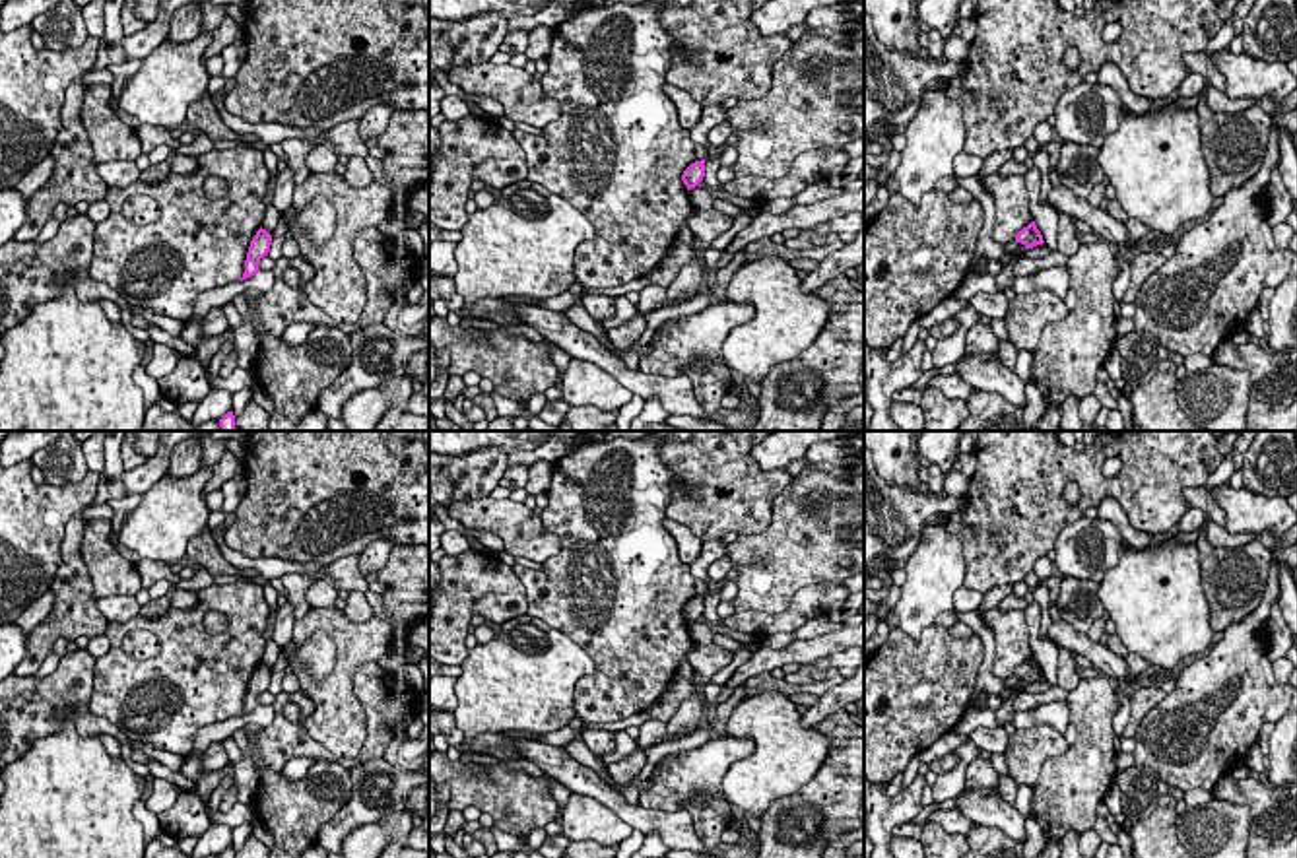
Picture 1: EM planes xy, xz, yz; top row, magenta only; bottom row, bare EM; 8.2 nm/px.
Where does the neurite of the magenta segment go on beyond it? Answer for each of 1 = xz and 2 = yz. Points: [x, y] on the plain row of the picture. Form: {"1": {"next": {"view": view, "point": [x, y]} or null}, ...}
{"1": {"next": null}, "2": {"next": null}}

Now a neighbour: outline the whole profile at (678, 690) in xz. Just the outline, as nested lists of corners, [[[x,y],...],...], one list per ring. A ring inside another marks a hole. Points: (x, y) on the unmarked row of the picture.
[[[676,674],[670,679],[670,683],[668,683],[666,691],[662,693],[662,697],[650,709],[647,709],[647,712],[650,714],[650,718],[668,724],[668,720],[676,714],[676,710],[680,709],[680,705],[687,697],[691,697],[693,691],[695,691],[695,685],[689,683],[680,674]]]

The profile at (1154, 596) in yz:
[[[1175,534],[1146,549],[1120,545],[1118,563],[1099,582],[1099,600],[1128,652],[1163,672],[1173,672],[1181,660],[1210,650],[1215,631],[1210,627],[1210,606],[1202,590],[1198,547],[1181,544]]]

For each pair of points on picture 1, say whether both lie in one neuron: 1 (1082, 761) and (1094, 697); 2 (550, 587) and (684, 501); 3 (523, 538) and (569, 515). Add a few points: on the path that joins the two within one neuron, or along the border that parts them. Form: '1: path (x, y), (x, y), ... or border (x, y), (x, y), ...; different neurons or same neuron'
1: path (1094, 746), (1094, 713); same neuron
2: border (666, 466), (672, 474), (672, 497), (665, 517); different neurons
3: border (540, 517), (560, 542), (560, 550), (542, 563); different neurons

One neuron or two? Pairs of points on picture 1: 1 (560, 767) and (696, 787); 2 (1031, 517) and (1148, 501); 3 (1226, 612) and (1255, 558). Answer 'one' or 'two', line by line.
1: two
2: one
3: one

